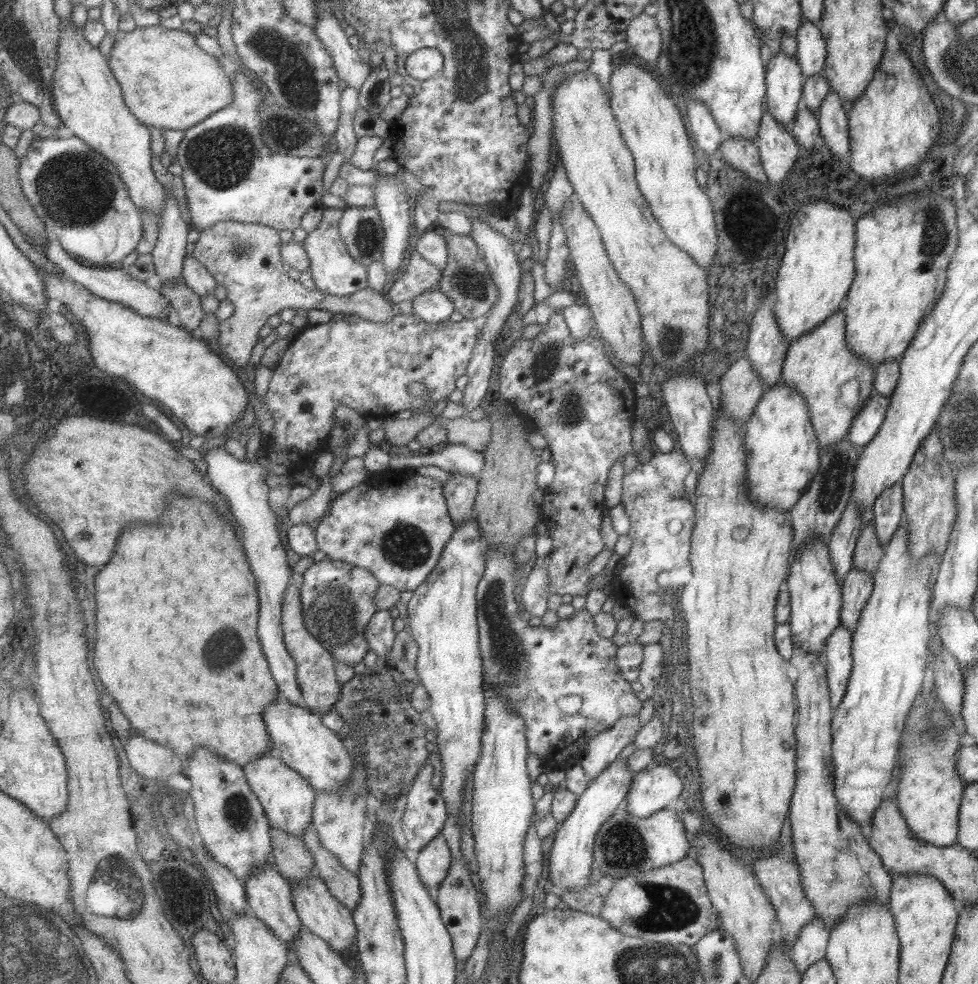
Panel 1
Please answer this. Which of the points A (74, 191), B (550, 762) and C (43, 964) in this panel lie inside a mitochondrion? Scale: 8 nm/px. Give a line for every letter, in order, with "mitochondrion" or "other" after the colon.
A: mitochondrion
B: other
C: mitochondrion

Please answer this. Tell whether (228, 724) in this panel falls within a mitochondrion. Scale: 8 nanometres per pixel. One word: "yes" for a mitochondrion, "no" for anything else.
no

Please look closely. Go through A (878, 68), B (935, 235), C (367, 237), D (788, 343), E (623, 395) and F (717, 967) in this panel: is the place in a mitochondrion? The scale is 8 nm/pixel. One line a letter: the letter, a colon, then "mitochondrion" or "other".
A: other
B: mitochondrion
C: mitochondrion
D: other
E: other
F: mitochondrion

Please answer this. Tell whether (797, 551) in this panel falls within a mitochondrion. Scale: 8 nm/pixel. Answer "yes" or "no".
no

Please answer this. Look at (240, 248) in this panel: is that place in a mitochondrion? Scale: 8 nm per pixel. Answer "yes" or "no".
yes

